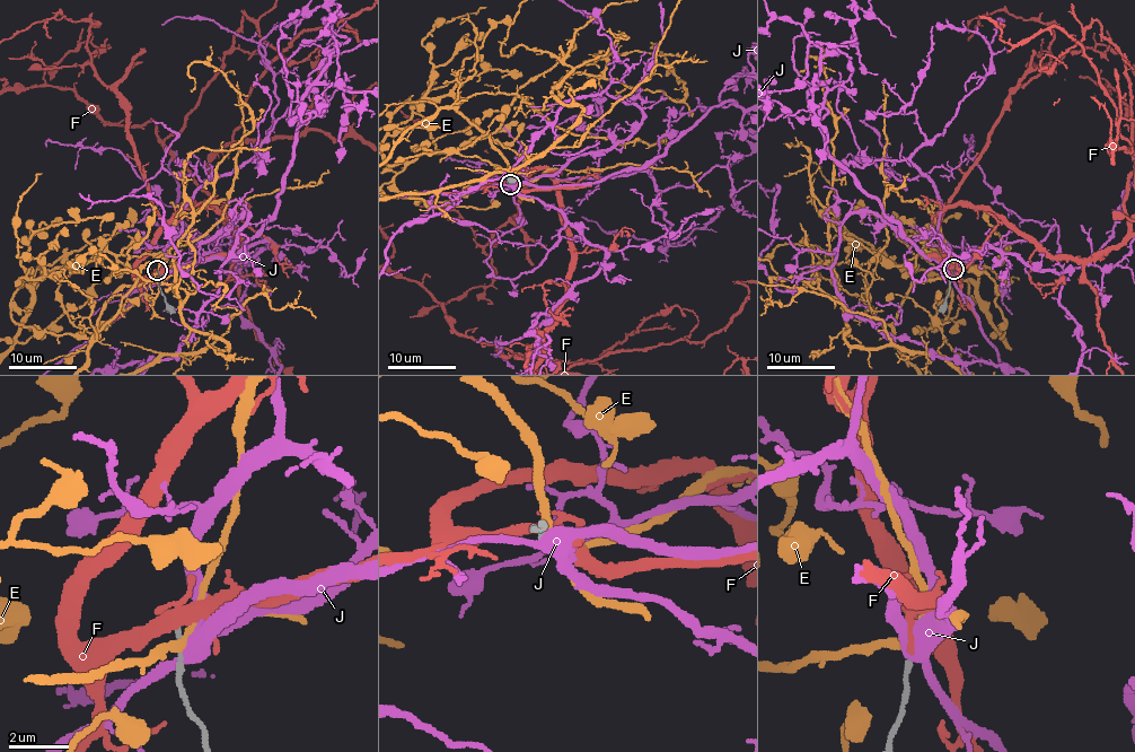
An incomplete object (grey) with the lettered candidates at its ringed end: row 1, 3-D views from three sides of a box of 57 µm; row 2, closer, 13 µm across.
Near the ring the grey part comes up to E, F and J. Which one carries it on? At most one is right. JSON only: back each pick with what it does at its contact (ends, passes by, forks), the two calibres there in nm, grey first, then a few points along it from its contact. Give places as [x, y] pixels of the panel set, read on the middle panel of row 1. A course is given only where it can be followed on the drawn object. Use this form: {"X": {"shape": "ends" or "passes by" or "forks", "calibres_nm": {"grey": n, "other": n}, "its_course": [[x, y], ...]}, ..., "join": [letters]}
{"join": []}

